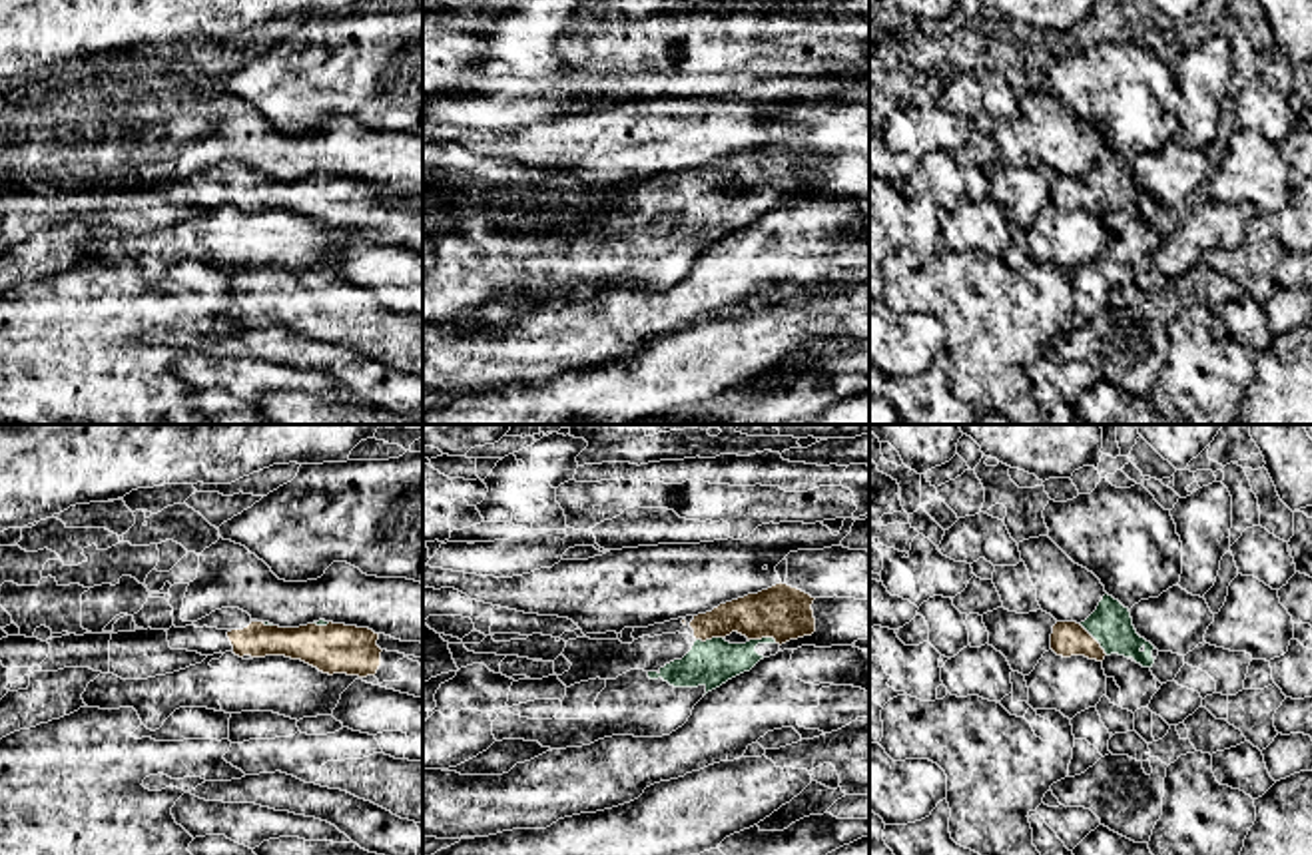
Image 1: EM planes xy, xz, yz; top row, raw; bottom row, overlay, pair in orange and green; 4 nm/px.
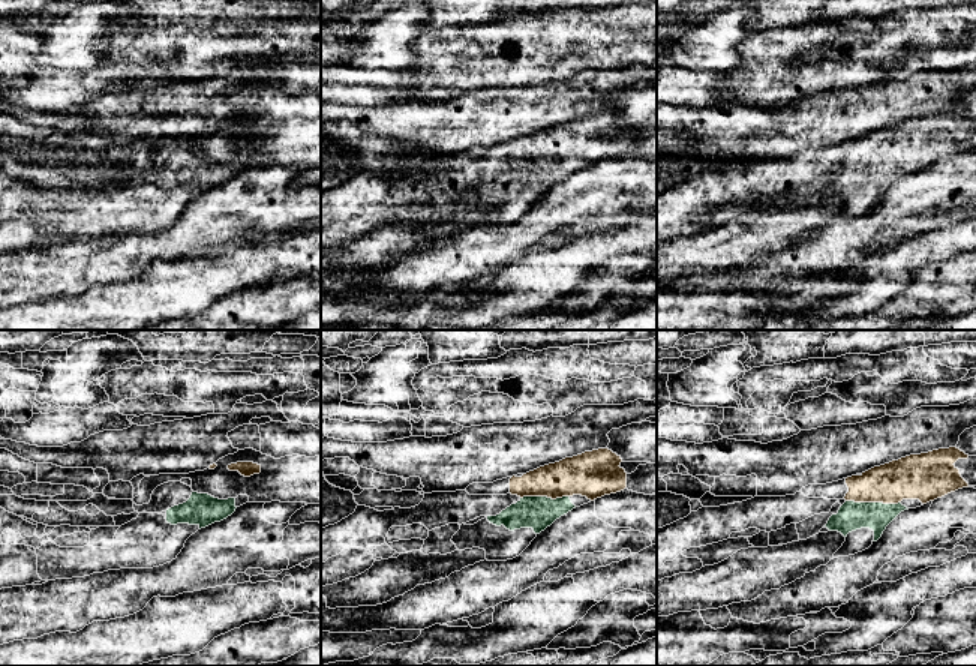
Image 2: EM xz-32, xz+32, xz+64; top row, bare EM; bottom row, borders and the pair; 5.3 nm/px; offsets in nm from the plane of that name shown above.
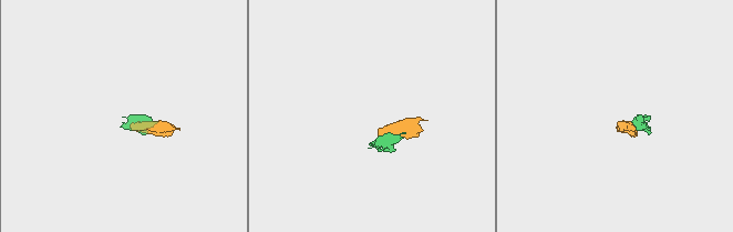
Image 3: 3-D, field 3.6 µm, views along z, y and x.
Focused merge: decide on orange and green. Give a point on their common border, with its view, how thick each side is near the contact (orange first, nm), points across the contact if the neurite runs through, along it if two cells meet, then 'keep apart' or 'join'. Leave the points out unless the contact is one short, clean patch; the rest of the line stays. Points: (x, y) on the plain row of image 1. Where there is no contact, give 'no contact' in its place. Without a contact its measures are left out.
meets orange in yz at (1095, 194); 140 nm thick on the orange side, 170 nm on the other; runs through yz (1069, 192), (1095, 194), (1111, 178); join

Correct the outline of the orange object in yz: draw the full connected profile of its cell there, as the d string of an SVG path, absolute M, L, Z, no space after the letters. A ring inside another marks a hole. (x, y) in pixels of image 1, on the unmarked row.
M1109 147L1085 175L1057 175L1051 203L1063 211L1085 209L1097 215L1119 207L1143 221L1152 221L1158 209L1158 203L1137 187L1129 161Z

